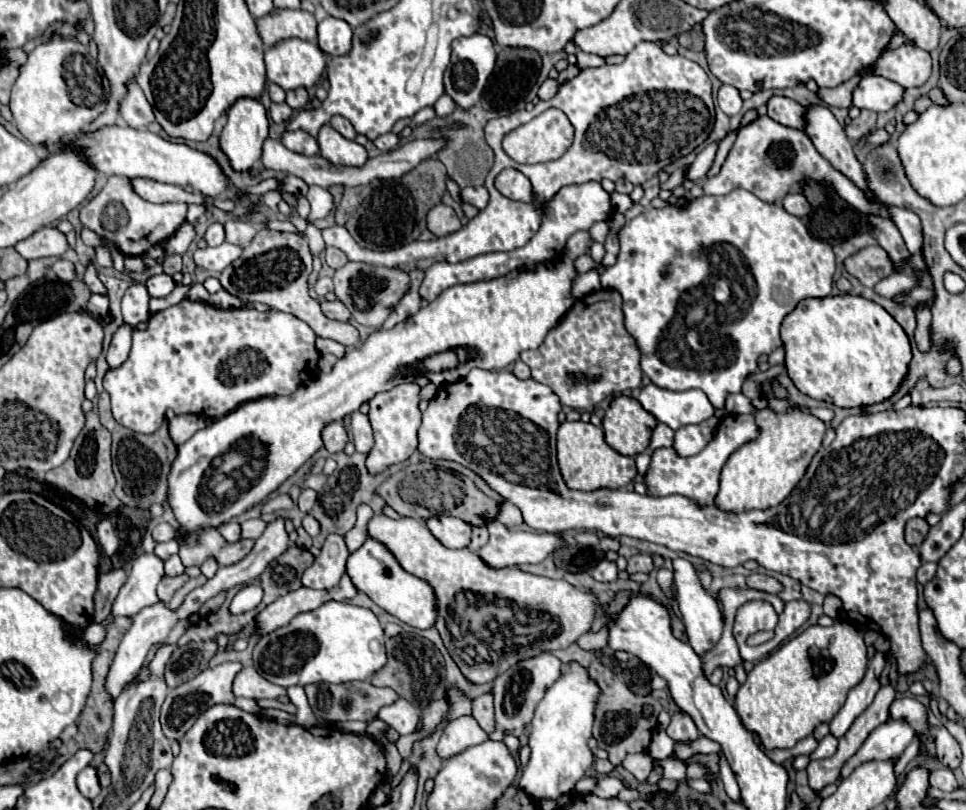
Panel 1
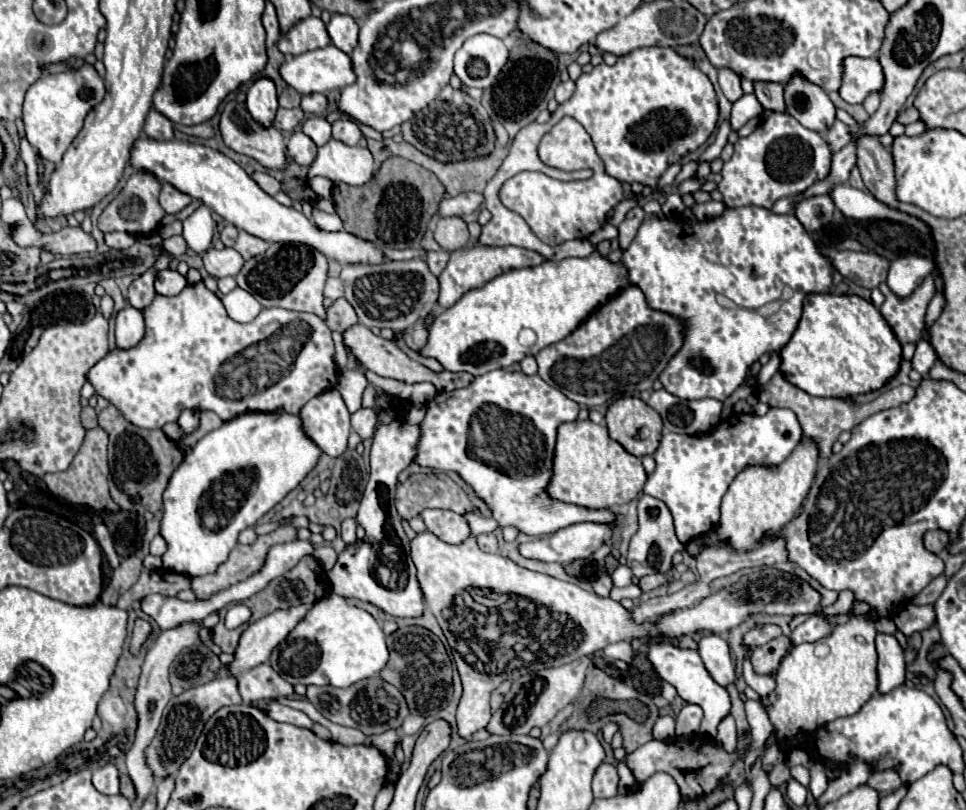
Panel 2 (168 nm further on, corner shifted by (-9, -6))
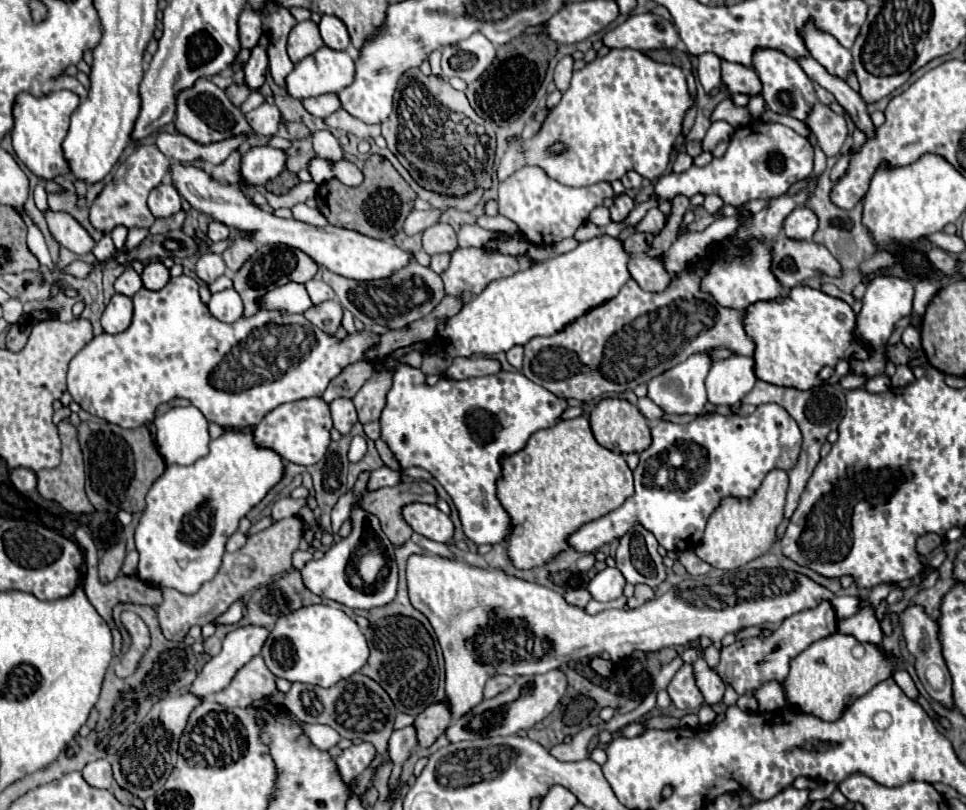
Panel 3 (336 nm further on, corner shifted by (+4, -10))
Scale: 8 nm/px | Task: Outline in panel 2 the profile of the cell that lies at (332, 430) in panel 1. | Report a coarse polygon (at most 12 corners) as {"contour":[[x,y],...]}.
{"contour":[[338,389],[312,397],[298,415],[322,453],[346,451],[350,413]]}

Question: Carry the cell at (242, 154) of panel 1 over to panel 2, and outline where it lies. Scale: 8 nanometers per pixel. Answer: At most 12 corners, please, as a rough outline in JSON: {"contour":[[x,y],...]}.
{"contour":[[260,77],[248,89],[246,107],[258,123],[272,125],[276,85]]}

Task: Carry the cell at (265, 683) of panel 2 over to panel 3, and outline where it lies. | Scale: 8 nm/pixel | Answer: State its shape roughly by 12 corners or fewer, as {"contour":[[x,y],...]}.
{"contour":[[261,657],[215,693],[225,707],[249,707],[275,693],[275,675]]}

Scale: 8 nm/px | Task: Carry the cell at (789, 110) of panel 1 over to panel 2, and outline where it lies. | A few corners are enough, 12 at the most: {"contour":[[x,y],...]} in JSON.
{"contour":[[754,83],[764,109],[784,111],[780,83]]}

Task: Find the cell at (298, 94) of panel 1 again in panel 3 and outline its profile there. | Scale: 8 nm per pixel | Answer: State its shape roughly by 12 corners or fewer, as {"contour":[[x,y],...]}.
{"contour":[[337,95],[303,99],[311,115],[329,117],[339,109]]}

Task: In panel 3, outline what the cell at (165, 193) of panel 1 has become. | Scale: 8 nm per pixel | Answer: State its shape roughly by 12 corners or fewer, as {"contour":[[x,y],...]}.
{"contour":[[169,181],[149,195],[155,217],[181,211],[181,197]]}

